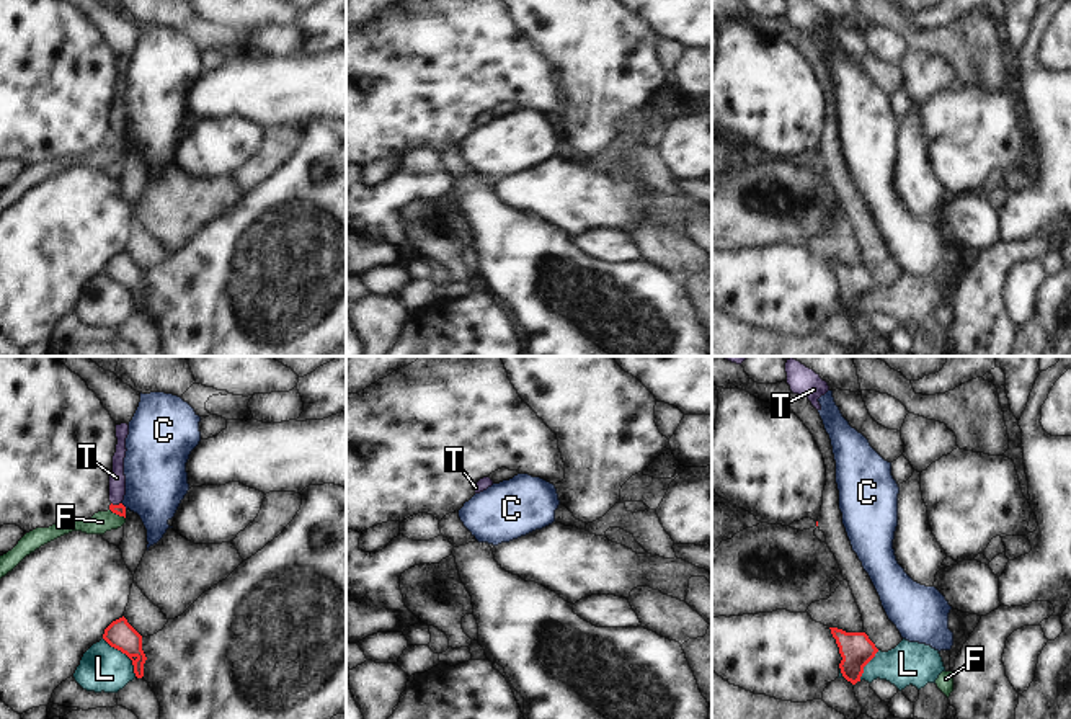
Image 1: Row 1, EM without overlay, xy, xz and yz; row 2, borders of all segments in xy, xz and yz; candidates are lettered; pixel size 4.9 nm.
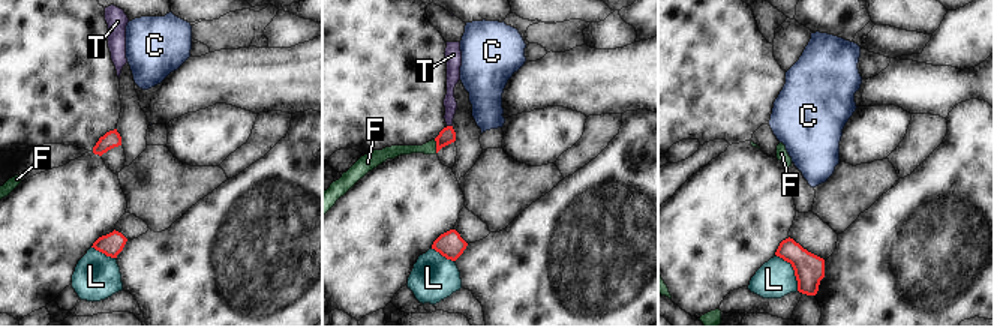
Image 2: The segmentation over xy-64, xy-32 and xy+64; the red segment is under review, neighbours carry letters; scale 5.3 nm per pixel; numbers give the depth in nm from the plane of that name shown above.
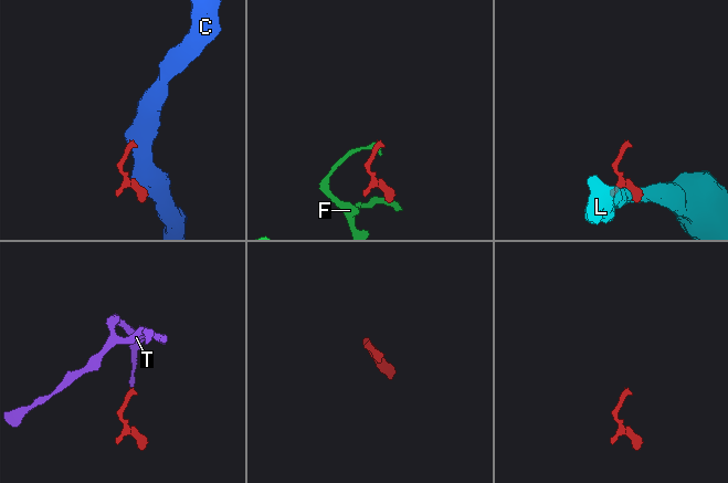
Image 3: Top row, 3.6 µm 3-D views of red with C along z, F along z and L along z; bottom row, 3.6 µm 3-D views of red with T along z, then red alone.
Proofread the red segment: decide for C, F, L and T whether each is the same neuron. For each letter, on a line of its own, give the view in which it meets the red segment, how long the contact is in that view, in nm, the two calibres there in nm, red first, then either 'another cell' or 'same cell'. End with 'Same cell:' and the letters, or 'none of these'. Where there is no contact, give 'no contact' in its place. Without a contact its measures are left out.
C: contact in xy; length 40 nm; calibres 50 and 300 nm; another cell
F: contact in xy; length 90 nm; calibres 50 and 110 nm; another cell
L: contact in xy; length 260 nm; calibres 140 and 220 nm; another cell
T: contact in xy; length 60 nm; calibres 50 and 80 nm; same cell
Same cell: T

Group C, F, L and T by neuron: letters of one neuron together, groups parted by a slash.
C / F / L / T

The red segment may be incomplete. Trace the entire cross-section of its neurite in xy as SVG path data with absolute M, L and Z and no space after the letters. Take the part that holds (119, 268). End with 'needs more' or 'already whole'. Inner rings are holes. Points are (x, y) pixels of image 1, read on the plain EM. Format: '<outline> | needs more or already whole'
M124 250L113 255L104 263L103 273L132 294L137 312L144 310L144 297L147 291L142 284L142 270L127 257Z | already whole

